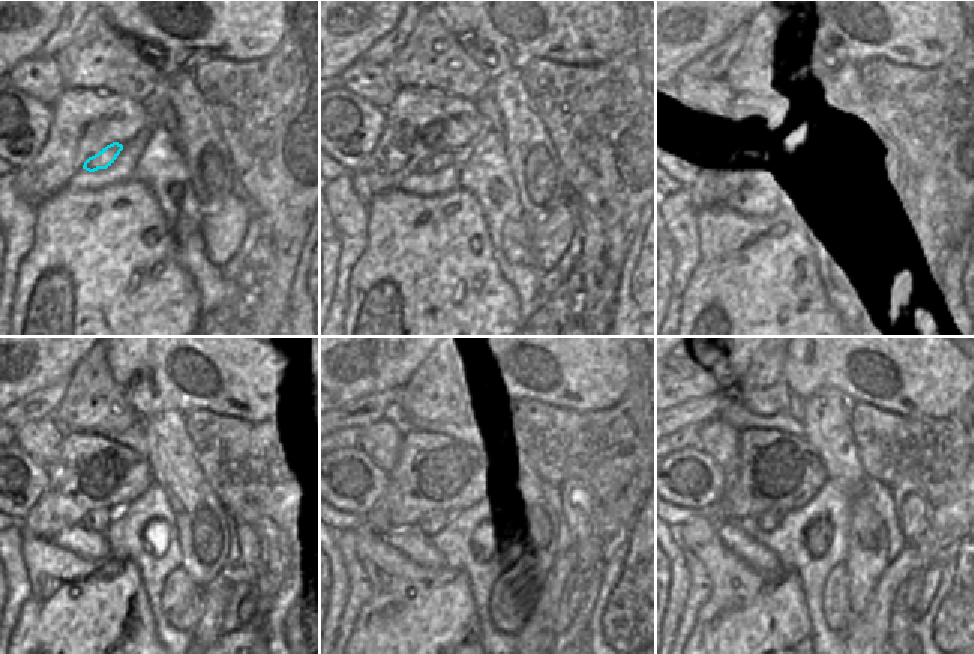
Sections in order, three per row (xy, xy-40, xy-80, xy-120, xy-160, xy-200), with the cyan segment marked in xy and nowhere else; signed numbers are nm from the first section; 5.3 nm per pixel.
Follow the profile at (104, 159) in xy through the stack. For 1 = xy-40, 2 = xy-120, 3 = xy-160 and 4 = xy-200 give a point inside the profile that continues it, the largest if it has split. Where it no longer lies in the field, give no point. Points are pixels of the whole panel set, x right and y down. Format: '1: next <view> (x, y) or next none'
1: next xy-40 (446, 158)
2: next xy-120 (98, 521)
3: next xy-160 (434, 522)
4: next xy-200 (769, 521)

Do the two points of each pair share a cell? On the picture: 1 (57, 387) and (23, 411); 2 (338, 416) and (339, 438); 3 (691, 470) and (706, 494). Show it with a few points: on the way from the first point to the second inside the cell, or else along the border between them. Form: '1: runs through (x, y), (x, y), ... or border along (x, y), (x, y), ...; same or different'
1: runs through (48, 396), (41, 404), (32, 407); same
2: border along (362, 428), (341, 428), (335, 431); different
3: runs through (695, 476), (703, 488); same

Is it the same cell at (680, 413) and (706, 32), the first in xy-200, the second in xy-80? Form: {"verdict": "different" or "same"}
{"verdict": "different"}

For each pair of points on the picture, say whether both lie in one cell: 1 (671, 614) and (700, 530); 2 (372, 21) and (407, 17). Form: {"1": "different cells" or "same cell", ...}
{"1": "different cells", "2": "different cells"}

